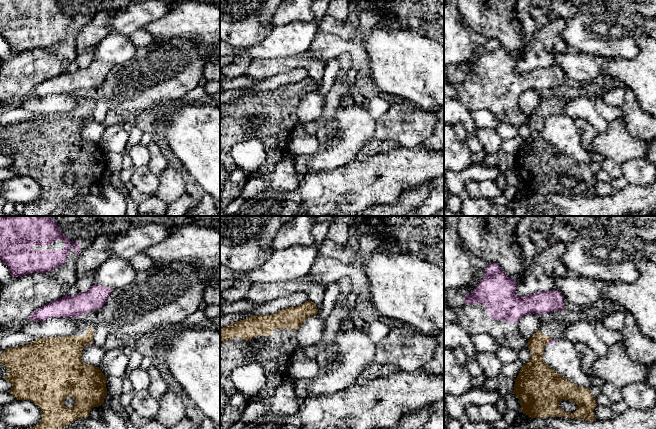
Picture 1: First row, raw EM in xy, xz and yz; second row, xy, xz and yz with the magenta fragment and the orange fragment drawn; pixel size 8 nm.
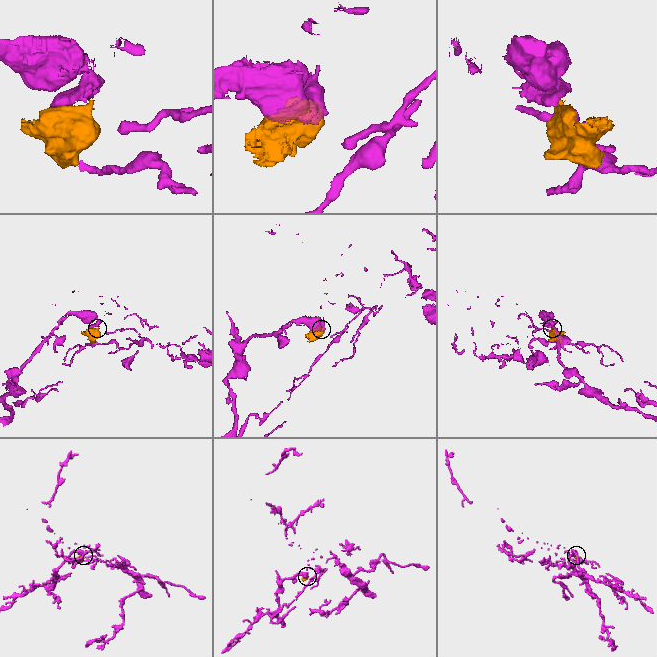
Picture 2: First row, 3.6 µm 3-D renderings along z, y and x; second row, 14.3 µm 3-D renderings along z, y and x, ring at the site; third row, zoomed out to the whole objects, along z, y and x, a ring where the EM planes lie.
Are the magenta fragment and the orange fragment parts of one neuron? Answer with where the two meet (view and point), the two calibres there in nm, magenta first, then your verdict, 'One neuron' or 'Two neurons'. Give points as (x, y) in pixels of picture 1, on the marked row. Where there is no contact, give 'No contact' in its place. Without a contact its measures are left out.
Touches magenta at yz (548, 341). Thickness 40 nm (magenta) against 180 nm. Two neurons

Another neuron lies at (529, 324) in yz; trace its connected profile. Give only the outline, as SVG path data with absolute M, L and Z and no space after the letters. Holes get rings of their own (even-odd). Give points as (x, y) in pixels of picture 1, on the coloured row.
M529 313L521 317L518 328L522 336L528 341L540 329L541 322L539 316Z

